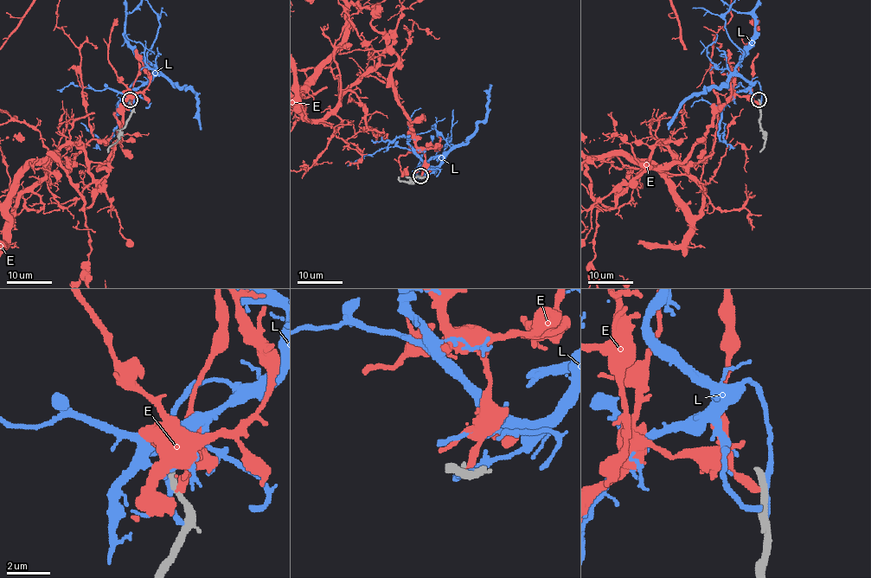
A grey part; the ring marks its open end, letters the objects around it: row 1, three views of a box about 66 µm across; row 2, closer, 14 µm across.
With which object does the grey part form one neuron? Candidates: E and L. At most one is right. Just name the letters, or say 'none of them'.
none of them

